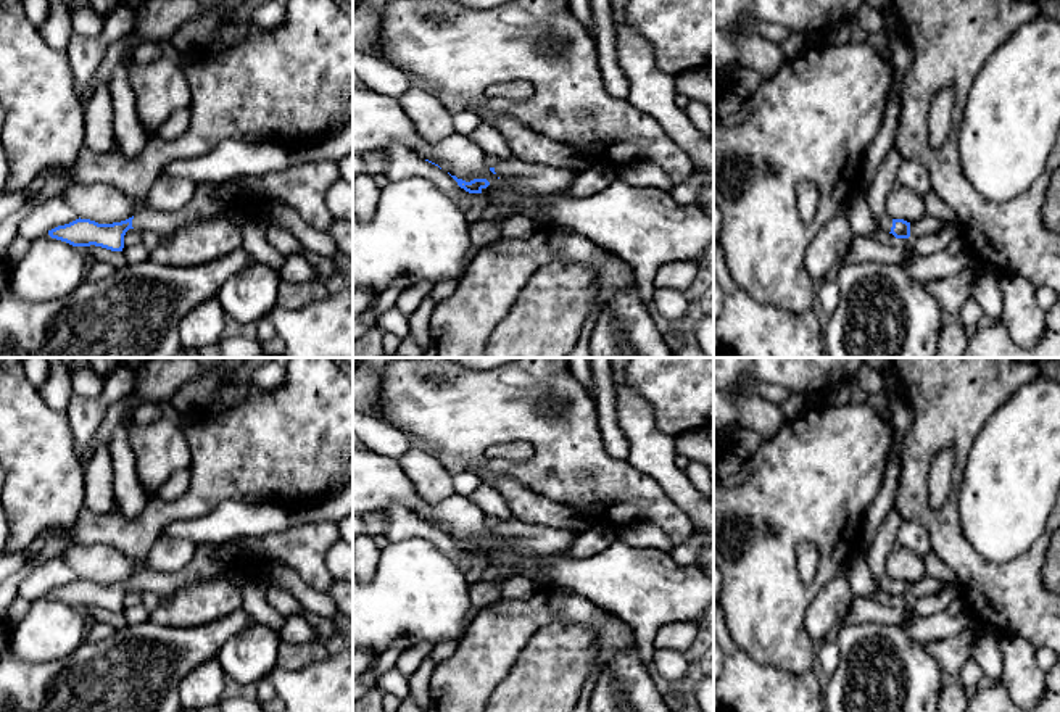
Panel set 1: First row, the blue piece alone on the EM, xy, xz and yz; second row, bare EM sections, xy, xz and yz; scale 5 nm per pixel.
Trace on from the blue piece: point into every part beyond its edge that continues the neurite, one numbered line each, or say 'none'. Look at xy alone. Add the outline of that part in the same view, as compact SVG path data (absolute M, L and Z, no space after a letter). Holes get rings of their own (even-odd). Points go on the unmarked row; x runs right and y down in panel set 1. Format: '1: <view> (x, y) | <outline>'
1: xy (211, 559) | M232 541L193 546L192 561L184 570L163 575L145 570L134 577L132 588L139 593L153 591L161 598L169 596L187 583L224 573L238 559L238 546Z

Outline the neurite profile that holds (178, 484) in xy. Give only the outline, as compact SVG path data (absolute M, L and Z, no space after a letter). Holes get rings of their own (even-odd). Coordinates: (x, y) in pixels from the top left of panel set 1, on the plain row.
M179 469L158 488L156 496L163 501L172 503L184 496L192 482L190 469Z

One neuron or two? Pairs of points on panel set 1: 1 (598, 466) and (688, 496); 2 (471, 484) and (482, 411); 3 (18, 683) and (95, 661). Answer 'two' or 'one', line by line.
1: two
2: two
3: one

